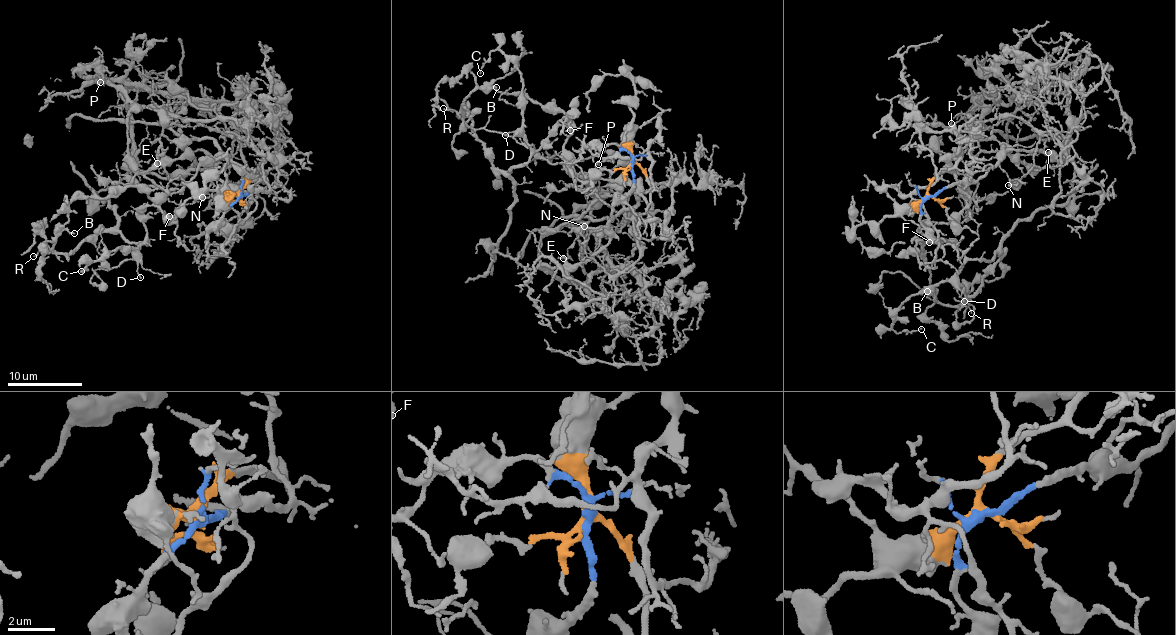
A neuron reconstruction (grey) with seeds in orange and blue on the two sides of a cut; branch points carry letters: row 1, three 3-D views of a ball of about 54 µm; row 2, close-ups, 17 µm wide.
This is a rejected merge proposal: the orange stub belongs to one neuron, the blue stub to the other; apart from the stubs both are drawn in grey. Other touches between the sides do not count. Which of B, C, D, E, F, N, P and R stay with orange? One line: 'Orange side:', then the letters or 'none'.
Orange side: N, P

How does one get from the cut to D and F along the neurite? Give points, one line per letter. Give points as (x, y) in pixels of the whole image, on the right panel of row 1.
D: (928, 196), (1016, 149), (1075, 169), (1071, 196), (1016, 224), (989, 260), (967, 261), (956, 277), (964, 301)
F: (928, 196), (967, 185), (1016, 149), (1075, 169), (1071, 196), (1016, 224), (992, 258), (929, 242)

